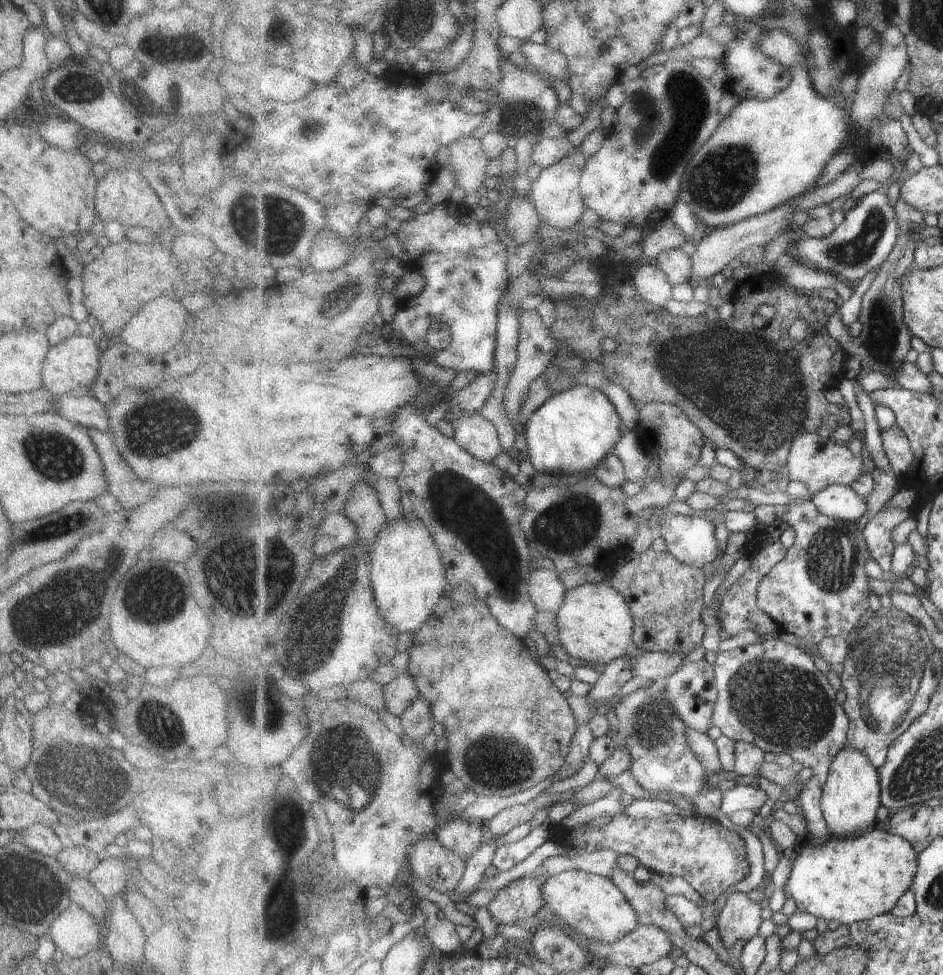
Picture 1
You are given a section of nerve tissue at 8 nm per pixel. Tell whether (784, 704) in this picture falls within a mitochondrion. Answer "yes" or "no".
yes

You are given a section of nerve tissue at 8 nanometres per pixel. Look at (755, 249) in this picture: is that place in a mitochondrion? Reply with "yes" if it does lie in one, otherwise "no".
no

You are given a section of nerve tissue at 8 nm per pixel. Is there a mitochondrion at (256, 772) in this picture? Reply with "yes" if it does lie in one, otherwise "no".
no

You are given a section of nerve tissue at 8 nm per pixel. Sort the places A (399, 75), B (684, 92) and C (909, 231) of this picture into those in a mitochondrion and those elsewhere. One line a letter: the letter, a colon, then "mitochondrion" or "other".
A: other
B: mitochondrion
C: mitochondrion

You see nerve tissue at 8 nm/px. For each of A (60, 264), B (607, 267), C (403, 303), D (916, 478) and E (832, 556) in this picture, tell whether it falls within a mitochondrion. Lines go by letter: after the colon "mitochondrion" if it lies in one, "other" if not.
A: other
B: other
C: other
D: other
E: mitochondrion

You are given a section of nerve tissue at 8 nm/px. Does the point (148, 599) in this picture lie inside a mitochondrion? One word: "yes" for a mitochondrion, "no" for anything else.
yes

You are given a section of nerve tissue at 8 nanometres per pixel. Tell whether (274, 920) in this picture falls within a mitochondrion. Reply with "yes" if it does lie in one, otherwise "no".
yes

